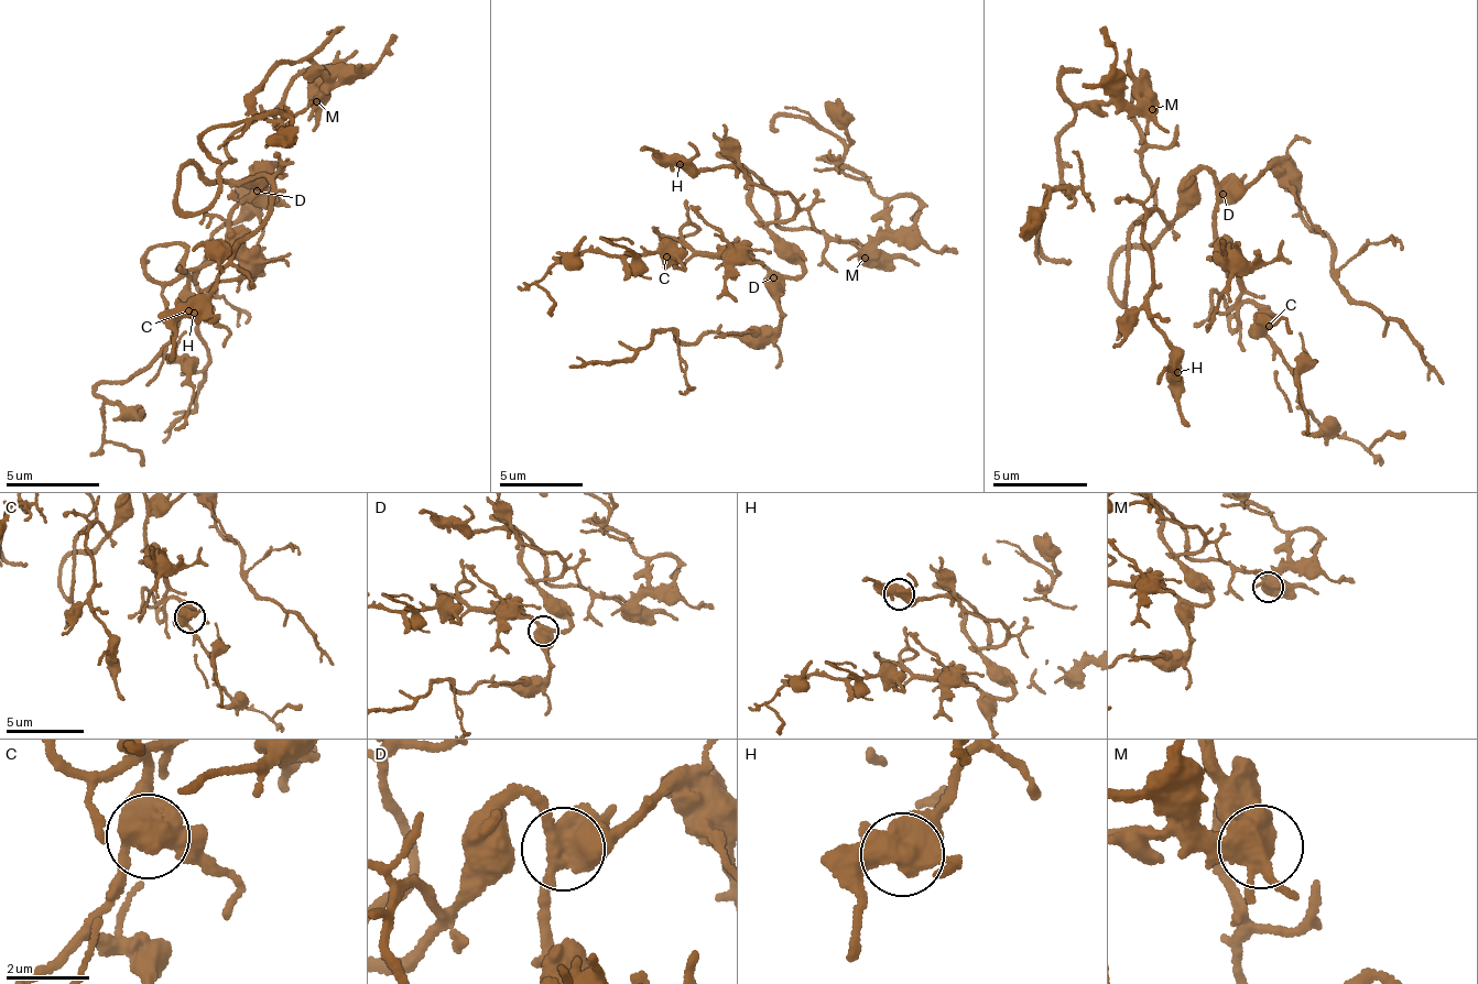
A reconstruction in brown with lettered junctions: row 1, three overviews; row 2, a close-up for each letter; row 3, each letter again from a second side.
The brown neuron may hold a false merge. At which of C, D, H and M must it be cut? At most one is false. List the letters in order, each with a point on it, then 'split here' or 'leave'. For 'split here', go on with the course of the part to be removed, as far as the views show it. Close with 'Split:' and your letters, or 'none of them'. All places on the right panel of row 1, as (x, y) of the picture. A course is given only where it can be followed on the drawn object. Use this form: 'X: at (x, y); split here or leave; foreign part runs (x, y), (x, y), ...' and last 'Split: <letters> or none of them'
C: at (1269, 326); leave
D: at (1223, 194); leave
H: at (1177, 372); leave
M: at (1152, 109); leave
Split: none of them

